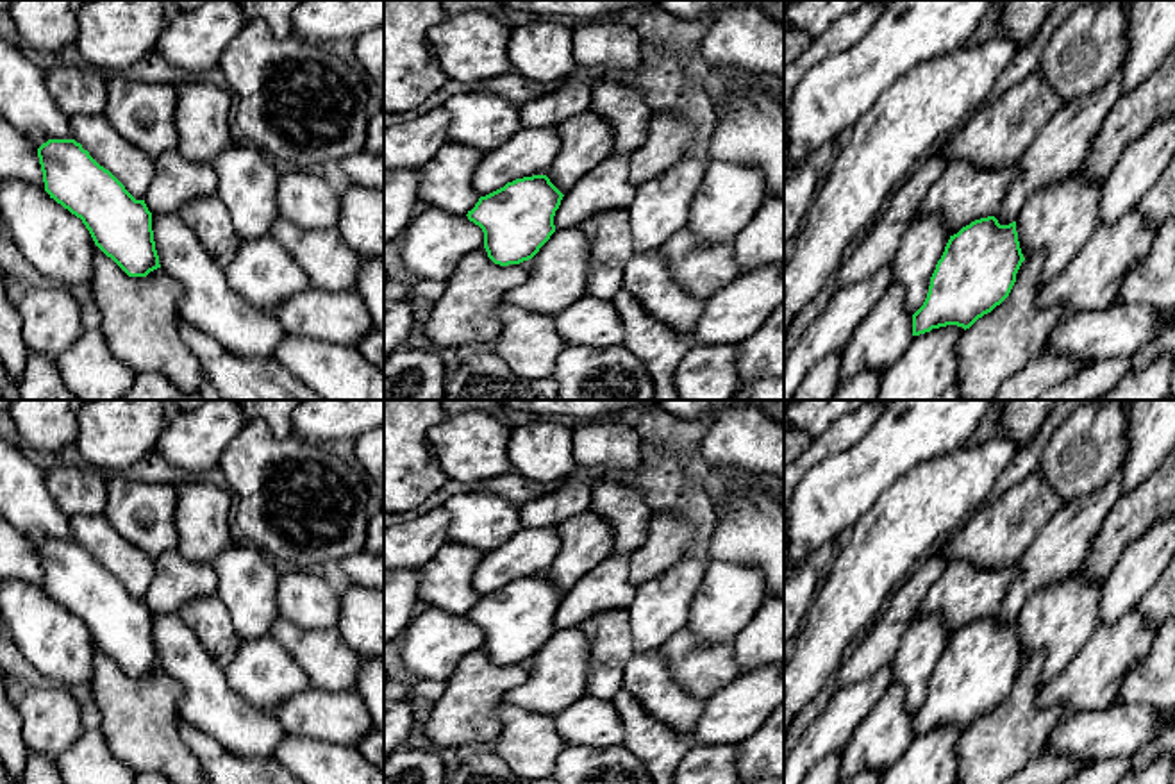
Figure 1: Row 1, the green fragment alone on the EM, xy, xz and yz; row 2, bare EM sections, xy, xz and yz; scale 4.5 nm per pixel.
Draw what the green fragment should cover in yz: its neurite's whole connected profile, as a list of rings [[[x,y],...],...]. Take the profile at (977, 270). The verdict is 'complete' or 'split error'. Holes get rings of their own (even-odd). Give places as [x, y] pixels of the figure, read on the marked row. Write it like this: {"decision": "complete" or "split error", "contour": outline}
{"decision": "complete", "contour": [[[988,216],[962,227],[950,236],[930,277],[927,298],[912,314],[912,336],[946,325],[970,329],[1009,296],[1023,261],[1016,221],[1000,225],[995,216]]]}

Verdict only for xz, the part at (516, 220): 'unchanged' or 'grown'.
unchanged

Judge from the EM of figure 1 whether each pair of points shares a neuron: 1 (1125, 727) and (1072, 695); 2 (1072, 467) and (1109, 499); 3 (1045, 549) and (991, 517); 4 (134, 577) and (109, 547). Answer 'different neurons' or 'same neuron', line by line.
1: different neurons
2: different neurons
3: different neurons
4: same neuron

